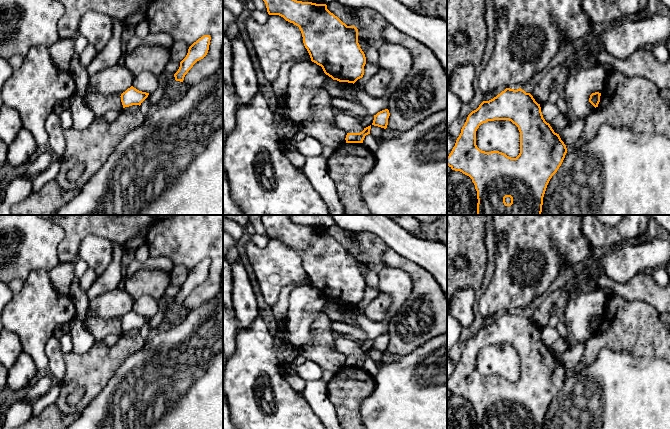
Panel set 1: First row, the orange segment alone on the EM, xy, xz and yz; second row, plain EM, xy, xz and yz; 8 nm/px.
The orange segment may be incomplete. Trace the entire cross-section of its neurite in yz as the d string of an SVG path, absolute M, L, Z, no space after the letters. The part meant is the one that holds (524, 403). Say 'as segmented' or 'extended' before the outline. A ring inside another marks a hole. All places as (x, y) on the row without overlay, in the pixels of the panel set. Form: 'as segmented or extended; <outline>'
as segmented; M506 312L493 323L483 325L476 334L468 339L455 370L447 381L447 389L452 394L460 395L472 403L477 415L477 429L543 429L547 409L561 390L566 377L566 369L559 358L555 357L550 348L545 345L540 328L535 325L533 320L521 312L517 314ZM494 344L509 344L518 351L520 377L516 382L511 382L499 375L485 376L477 371L477 353L481 348Z

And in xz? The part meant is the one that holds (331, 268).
as segmented; M262 215L262 223L266 228L269 239L279 239L286 245L299 251L302 257L304 270L310 279L311 285L321 290L326 299L333 304L353 308L363 301L366 281L358 267L358 253L355 250L347 250L343 247L327 233L326 228L302 226L293 223L291 215Z

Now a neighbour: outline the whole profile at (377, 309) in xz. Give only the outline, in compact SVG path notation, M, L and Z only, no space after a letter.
M380 292L376 298L367 304L364 315L374 322L382 321L385 319L390 306L390 296Z

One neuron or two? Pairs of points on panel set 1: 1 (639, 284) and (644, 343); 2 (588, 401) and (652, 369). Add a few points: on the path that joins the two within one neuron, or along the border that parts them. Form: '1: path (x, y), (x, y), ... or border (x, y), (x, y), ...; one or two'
1: border (617, 295), (626, 300), (643, 301), (646, 304); two
2: path (604, 401), (620, 401), (636, 385); one

